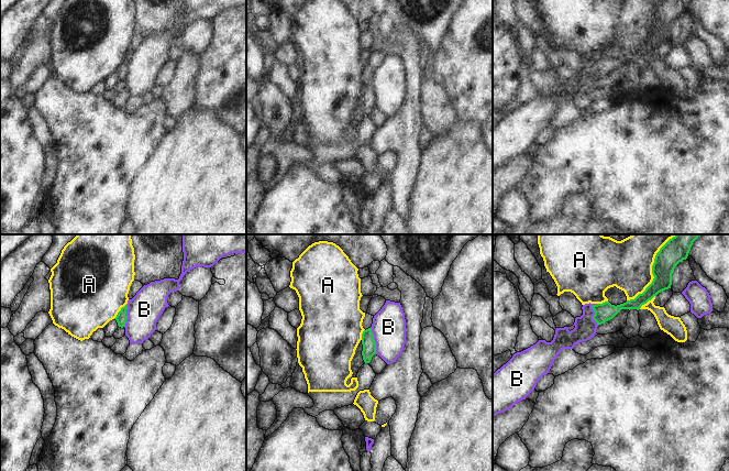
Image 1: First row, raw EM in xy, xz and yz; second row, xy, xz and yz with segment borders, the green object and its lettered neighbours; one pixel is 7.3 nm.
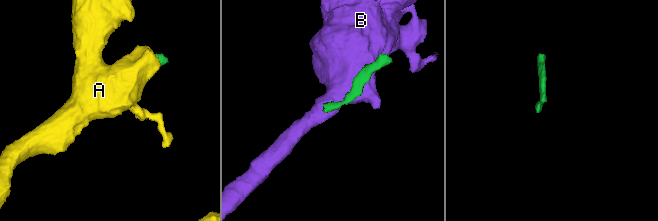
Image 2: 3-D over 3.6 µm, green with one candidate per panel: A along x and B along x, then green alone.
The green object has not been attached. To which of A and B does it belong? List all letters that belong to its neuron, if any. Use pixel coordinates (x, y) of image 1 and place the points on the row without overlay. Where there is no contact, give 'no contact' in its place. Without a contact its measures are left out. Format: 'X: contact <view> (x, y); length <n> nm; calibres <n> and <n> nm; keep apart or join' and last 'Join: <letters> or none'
A: contact yz (654, 31); length 480 nm; calibres 170 and 320 nm; keep apart
B: contact xz (374, 94); length 200 nm; calibres 100 and 240 nm; keep apart
Join: none

